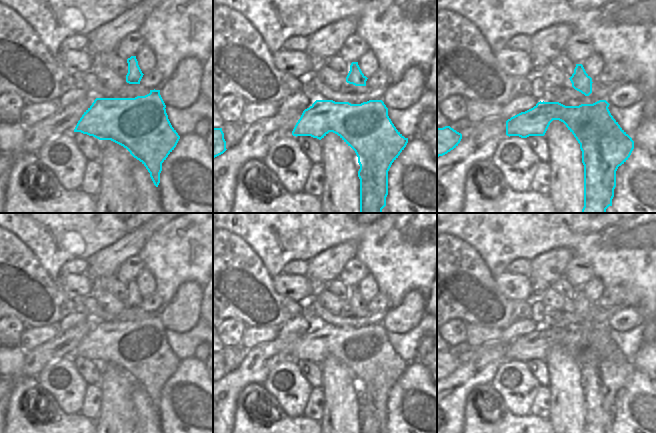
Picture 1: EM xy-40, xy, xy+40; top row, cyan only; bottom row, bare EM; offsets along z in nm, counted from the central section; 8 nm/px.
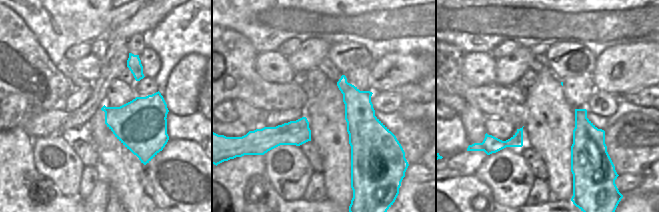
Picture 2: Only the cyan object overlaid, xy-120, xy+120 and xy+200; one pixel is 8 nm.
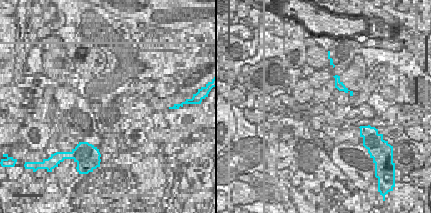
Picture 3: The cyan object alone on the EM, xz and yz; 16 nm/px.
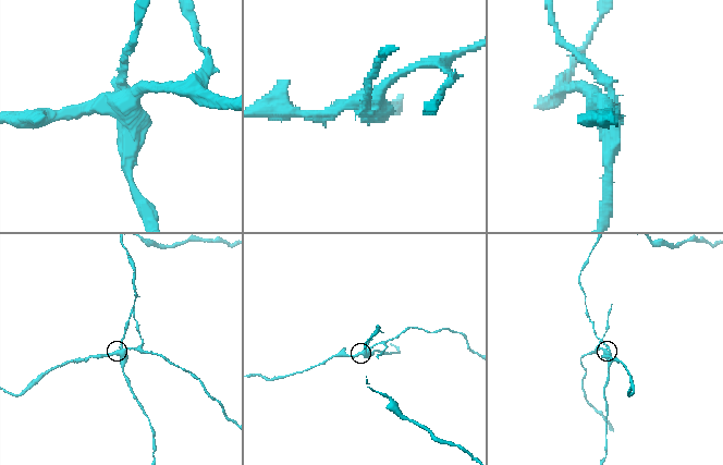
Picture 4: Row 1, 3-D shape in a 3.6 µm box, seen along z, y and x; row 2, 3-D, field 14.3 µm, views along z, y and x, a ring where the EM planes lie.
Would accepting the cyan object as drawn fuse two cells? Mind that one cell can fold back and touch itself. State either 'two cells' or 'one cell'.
two cells

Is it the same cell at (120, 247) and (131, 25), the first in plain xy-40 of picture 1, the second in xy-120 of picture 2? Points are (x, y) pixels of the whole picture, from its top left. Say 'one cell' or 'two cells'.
one cell

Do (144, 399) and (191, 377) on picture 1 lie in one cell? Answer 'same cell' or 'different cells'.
different cells

